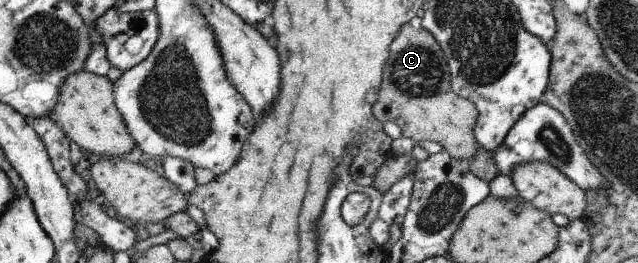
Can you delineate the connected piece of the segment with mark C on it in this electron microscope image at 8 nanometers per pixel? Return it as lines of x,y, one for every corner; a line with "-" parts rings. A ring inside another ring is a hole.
407,24
399,32
399,38
395,38
395,46
391,46
391,62
387,62
387,74
383,74
383,98
379,98
379,106
375,106
375,118
382,123
393,121
401,129
402,136
412,138
415,143
423,140
439,142
455,158
471,161
477,154
479,144
474,133
478,122
477,106
471,99
463,98
454,91
449,62
443,49
431,31
422,26
413,28

